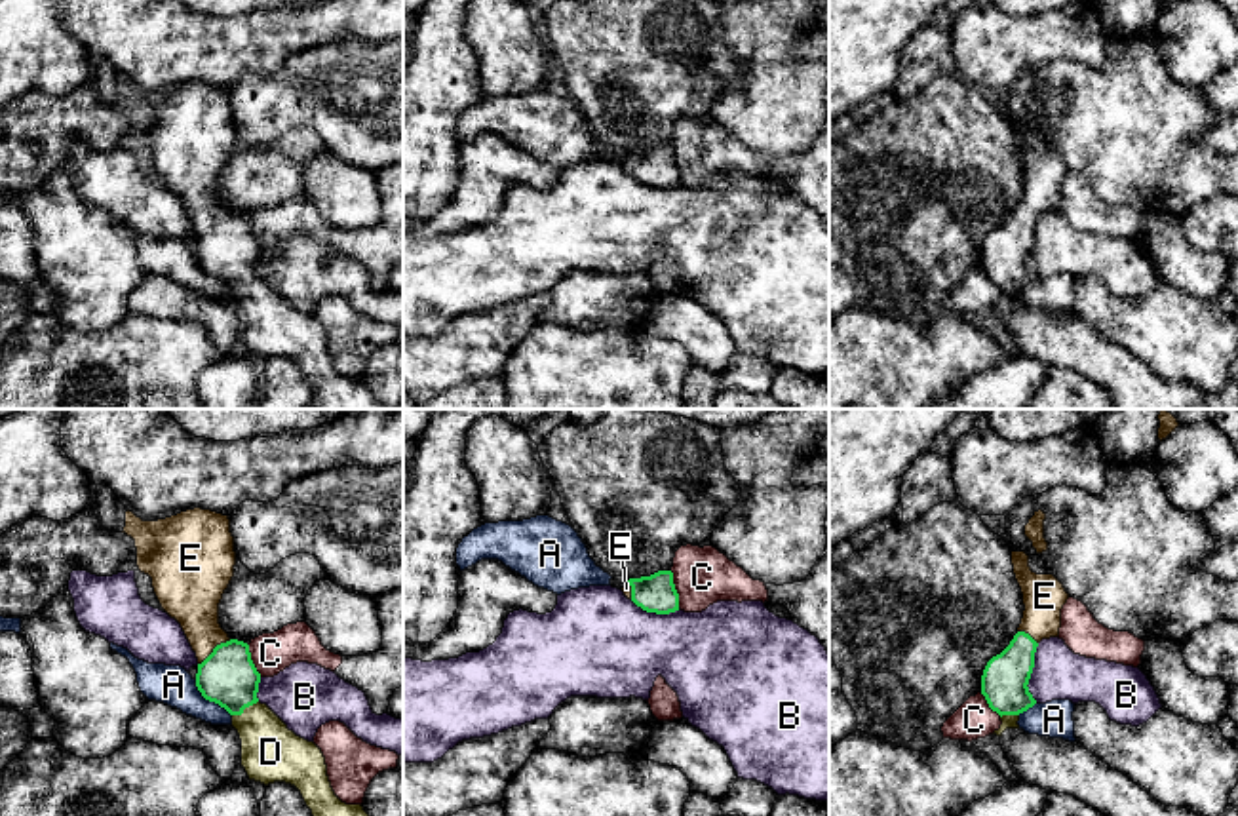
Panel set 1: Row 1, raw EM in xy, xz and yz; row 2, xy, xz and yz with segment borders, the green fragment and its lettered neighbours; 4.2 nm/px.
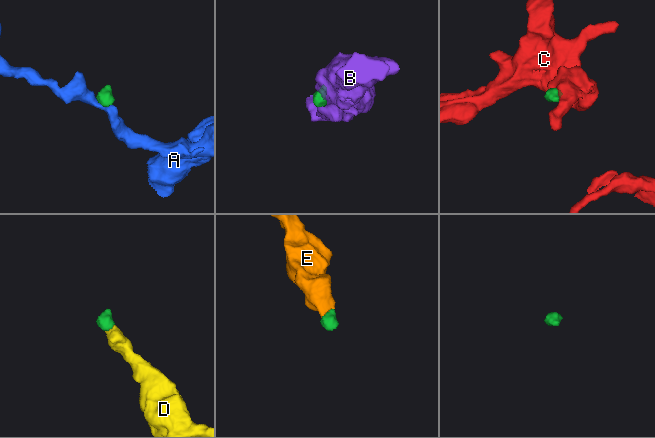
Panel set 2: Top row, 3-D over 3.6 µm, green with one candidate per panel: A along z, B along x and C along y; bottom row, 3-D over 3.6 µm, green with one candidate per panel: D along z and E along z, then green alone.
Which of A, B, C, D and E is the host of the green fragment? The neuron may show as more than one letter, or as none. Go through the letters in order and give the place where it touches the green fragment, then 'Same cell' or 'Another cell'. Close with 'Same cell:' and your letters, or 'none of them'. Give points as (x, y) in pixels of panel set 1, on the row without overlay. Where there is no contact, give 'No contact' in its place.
A: Touches green at xy (210, 274). Another cell
B: Touches green at yz (1031, 246). Another cell
C: Touches green at xz (676, 164). Another cell
D: Touches green at xy (244, 282). Same cell
E: Touches green at xy (213, 223). Same cell
Same cell: D, E

